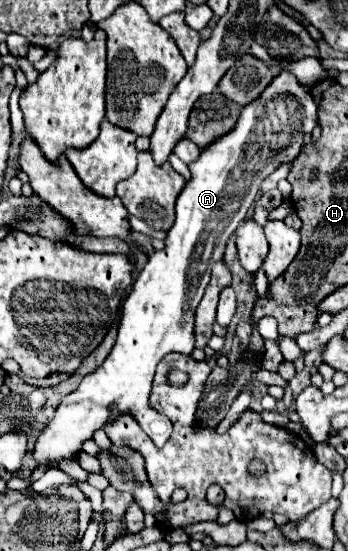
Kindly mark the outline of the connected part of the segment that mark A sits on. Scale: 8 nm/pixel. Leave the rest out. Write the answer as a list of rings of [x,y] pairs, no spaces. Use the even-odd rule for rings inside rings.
[[[283,70],[257,100],[243,106],[233,130],[205,146],[199,158],[189,164],[191,178],[177,198],[175,224],[167,232],[165,248],[149,254],[145,268],[127,294],[111,354],[93,374],[81,380],[75,392],[63,398],[55,418],[39,434],[35,446],[39,464],[49,460],[55,466],[59,458],[75,458],[81,442],[91,438],[97,428],[103,428],[113,410],[131,412],[157,446],[165,444],[171,436],[171,420],[149,406],[155,366],[169,352],[191,354],[195,348],[195,308],[209,284],[211,268],[223,260],[227,240],[245,220],[261,182],[281,164],[295,160],[305,144],[305,134],[315,126],[317,104],[313,96],[293,74]]]

